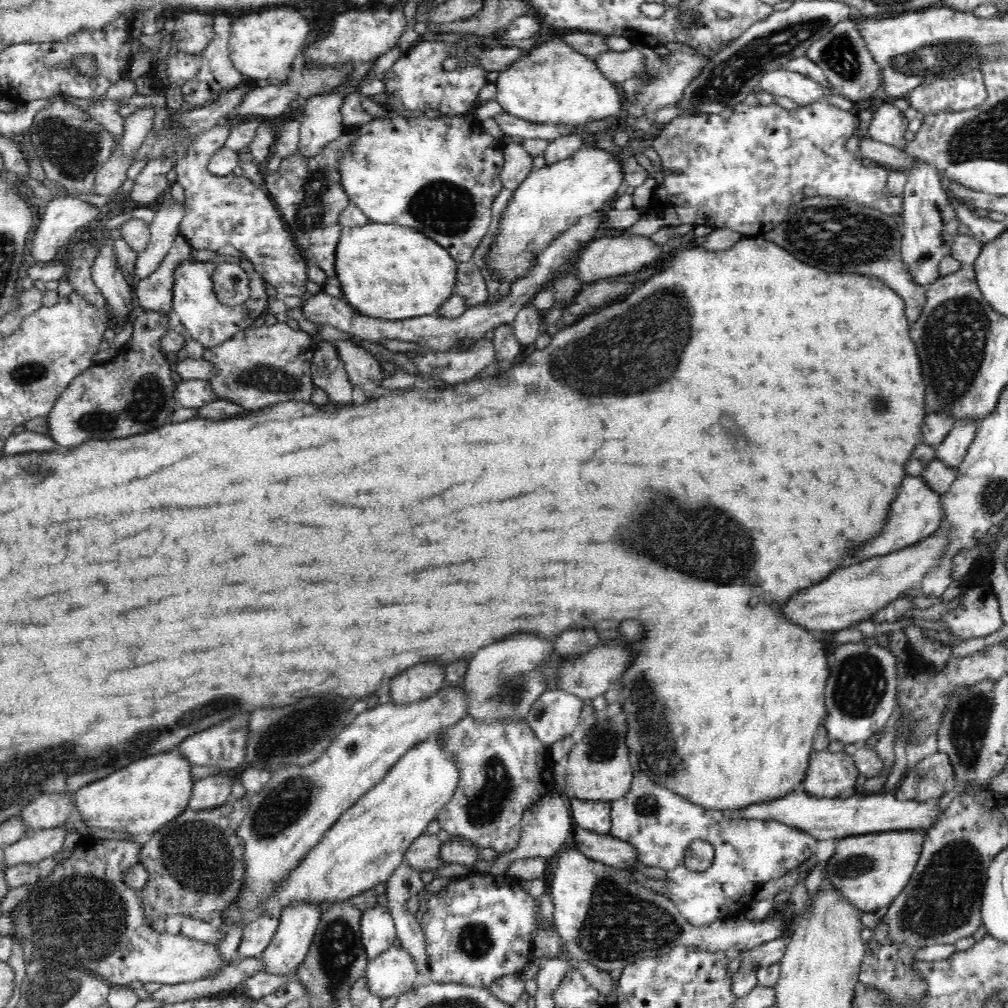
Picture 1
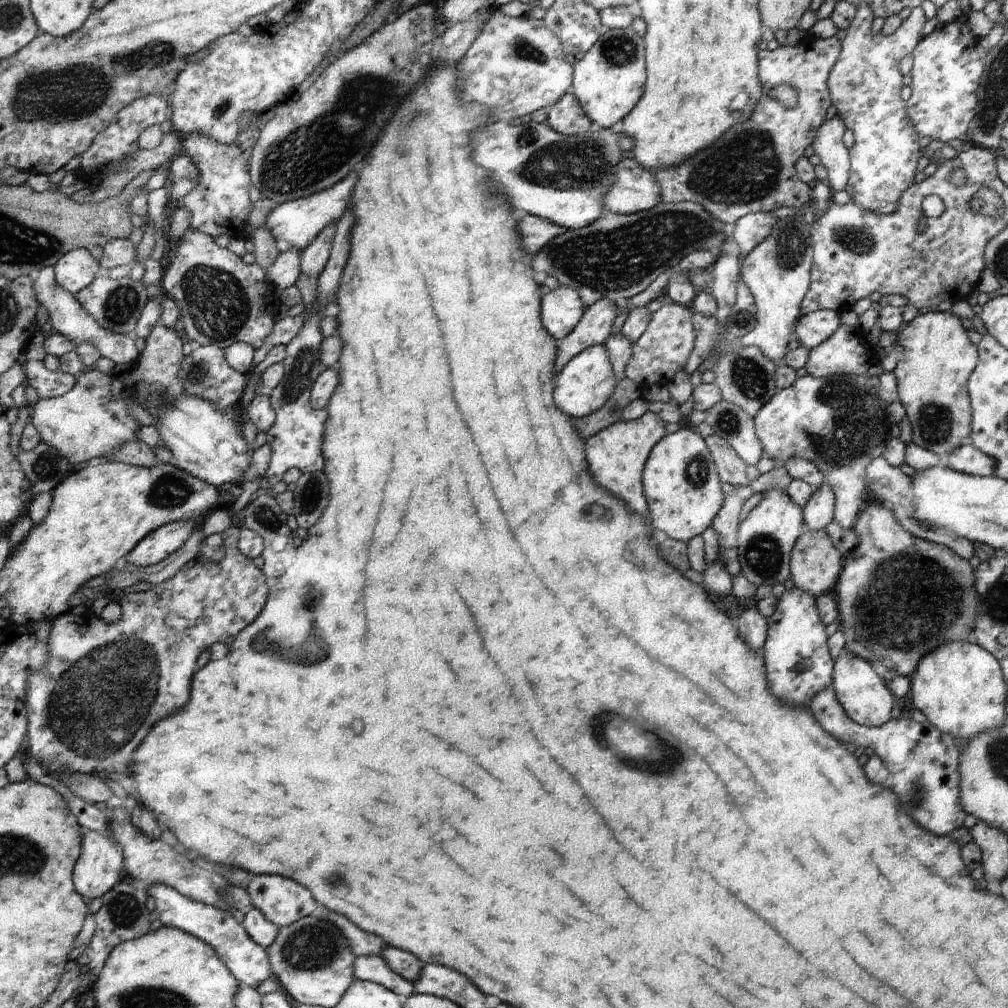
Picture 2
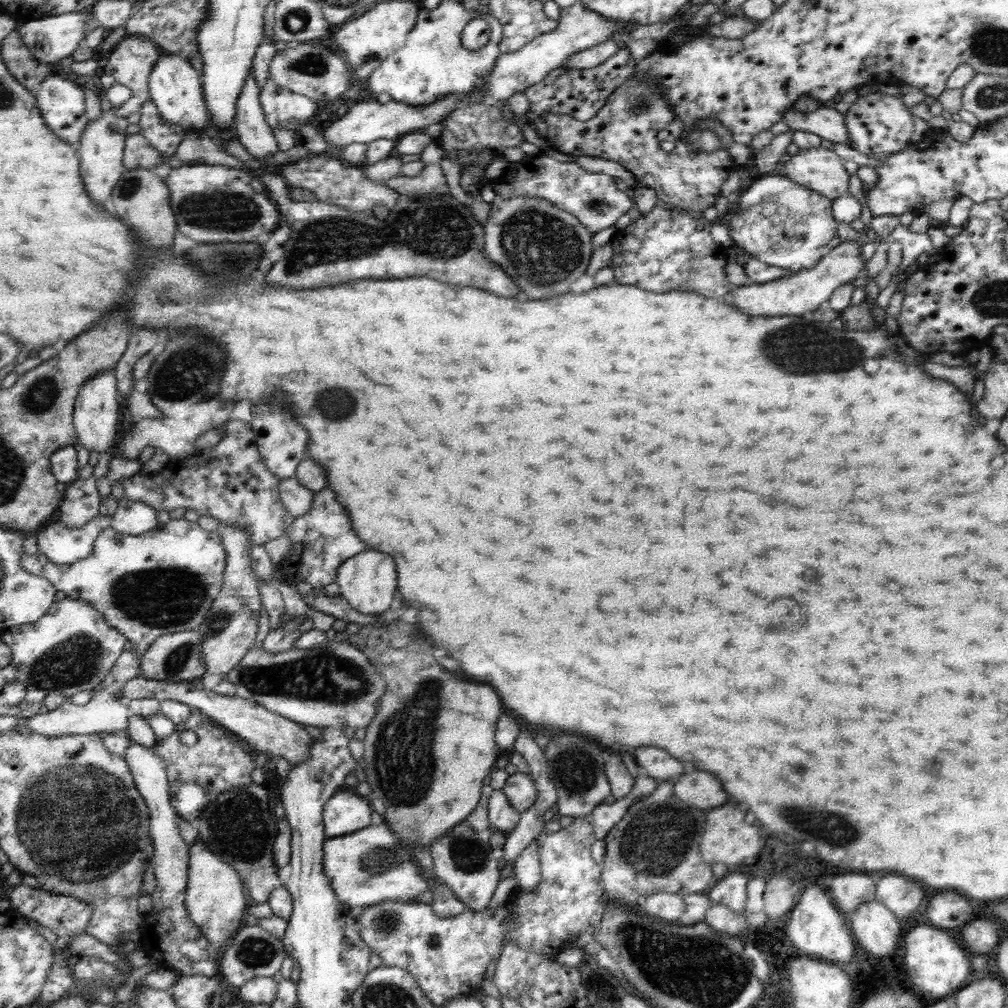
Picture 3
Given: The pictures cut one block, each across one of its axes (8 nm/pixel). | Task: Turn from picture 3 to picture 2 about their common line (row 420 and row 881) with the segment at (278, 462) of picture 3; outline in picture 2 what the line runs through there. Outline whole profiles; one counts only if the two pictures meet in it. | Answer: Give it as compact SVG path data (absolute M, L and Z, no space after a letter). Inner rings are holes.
M253 876L247 892L253 906L279 928L309 918L321 906L303 884L285 876Z

